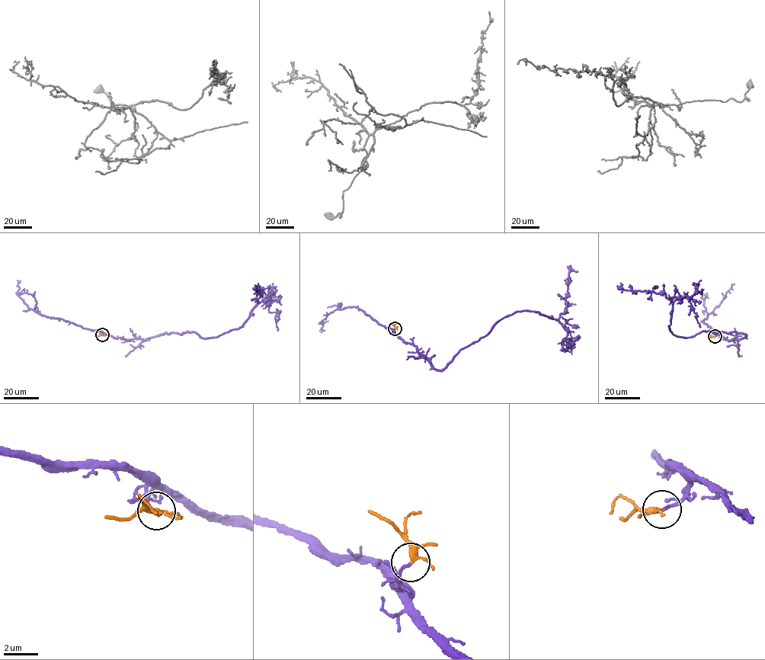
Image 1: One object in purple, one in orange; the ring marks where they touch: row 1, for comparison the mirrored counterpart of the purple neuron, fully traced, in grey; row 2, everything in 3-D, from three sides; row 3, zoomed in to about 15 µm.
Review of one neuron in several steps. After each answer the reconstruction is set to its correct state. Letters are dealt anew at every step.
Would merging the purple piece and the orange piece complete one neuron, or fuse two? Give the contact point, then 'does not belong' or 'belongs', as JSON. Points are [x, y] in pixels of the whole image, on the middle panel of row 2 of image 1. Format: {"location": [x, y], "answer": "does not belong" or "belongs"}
{"location": [395, 328], "answer": "belongs"}

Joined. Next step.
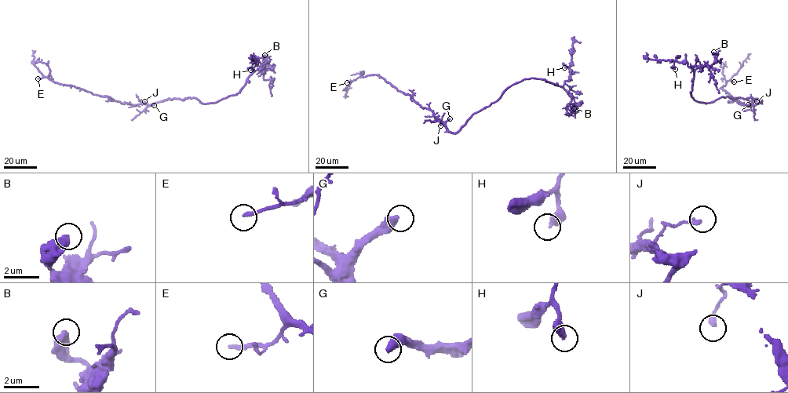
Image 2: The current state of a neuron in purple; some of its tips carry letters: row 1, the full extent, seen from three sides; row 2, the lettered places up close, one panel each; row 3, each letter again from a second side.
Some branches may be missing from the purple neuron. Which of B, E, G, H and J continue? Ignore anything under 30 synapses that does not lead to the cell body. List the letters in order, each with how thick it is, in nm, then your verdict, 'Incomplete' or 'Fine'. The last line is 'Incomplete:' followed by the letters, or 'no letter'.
B: Thickness 480 nm. Fine
E: Thickness 190 nm. Fine
G: Thickness 420 nm. Incomplete
H: Thickness 380 nm. Fine
J: Thickness 240 nm. Fine
Incomplete: G

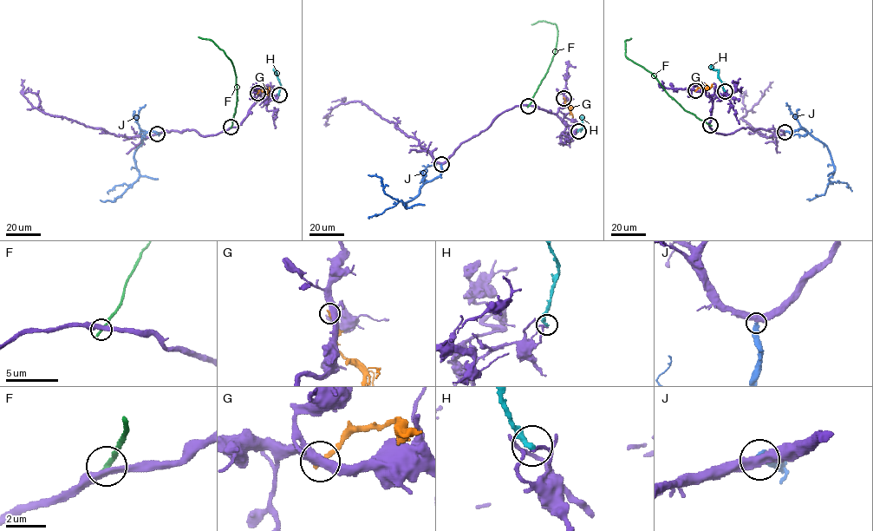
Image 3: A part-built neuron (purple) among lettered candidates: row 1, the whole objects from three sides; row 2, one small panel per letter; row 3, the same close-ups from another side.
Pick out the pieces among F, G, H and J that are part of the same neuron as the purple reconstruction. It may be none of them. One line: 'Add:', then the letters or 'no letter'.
Add: J

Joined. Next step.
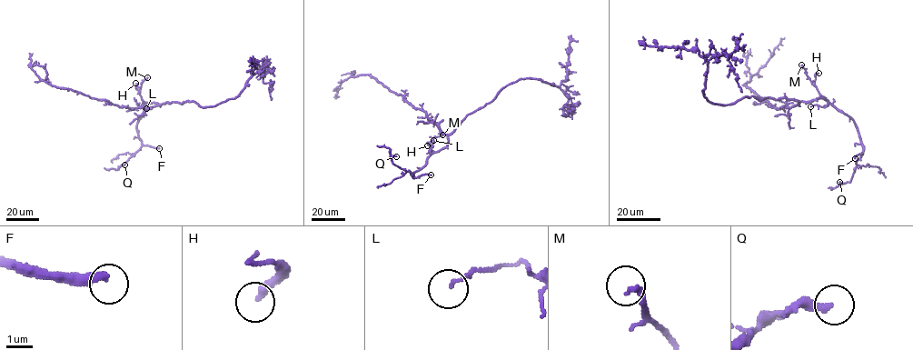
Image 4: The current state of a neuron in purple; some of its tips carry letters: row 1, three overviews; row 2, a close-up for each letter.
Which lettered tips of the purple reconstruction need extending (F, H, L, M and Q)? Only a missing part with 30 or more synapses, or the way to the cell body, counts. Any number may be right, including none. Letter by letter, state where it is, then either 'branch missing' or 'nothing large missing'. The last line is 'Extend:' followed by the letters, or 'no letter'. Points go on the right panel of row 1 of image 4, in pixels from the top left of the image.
F: (855, 158) | branch missing
H: (818, 73) | nothing large missing
L: (810, 106) | nothing large missing
M: (801, 64) | nothing large missing
Q: (839, 182) | nothing large missing
Extend: F

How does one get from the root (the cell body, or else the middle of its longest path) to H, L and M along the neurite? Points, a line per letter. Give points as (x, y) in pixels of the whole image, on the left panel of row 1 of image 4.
H: (166, 102), (160, 104), (144, 102), (135, 83)
L: (166, 102), (160, 104), (151, 103), (143, 109), (146, 108)
M: (166, 102), (160, 104), (143, 101), (140, 90), (147, 77)

